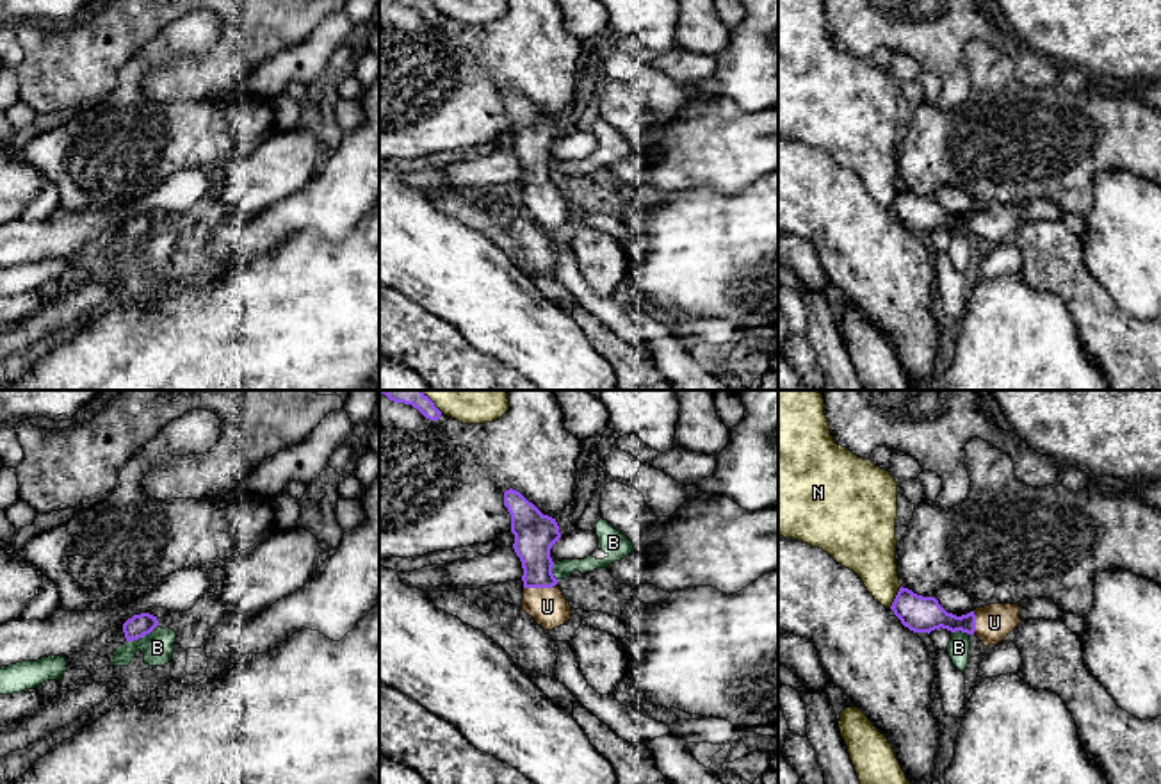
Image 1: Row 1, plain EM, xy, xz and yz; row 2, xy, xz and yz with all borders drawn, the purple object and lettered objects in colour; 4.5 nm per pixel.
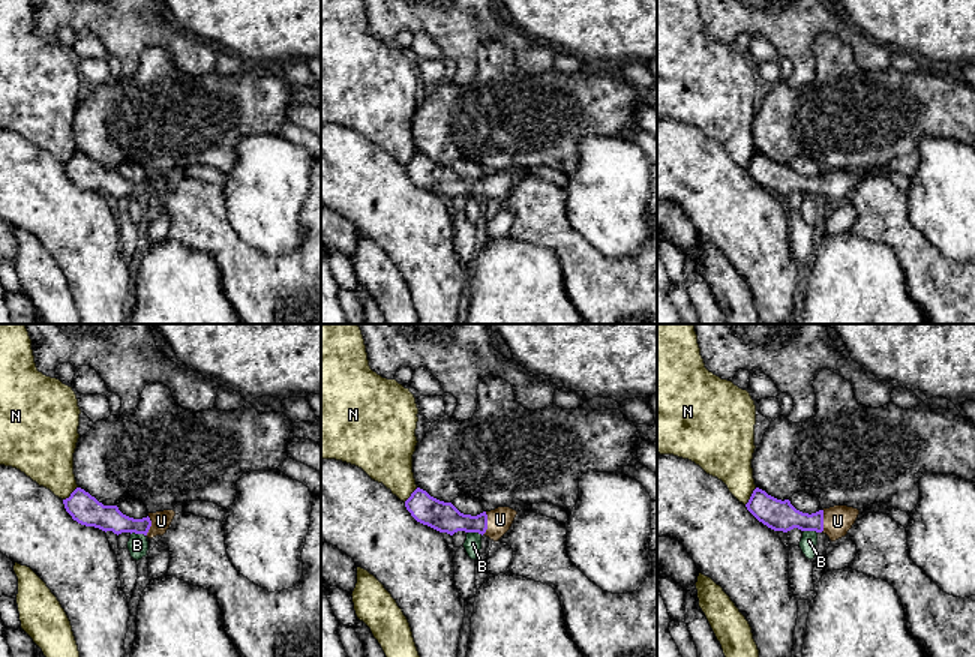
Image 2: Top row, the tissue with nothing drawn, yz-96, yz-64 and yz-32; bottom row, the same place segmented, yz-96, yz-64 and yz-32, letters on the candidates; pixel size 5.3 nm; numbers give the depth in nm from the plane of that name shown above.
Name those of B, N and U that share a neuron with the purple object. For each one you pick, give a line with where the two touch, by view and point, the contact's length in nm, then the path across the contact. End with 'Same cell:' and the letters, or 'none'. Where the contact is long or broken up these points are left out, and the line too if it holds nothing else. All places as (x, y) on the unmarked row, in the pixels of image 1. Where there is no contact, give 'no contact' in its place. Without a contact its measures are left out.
U: contact xz (540, 187); length 150 nm
Same cell: U

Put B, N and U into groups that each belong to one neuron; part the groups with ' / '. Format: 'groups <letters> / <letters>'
groups B / N / U

